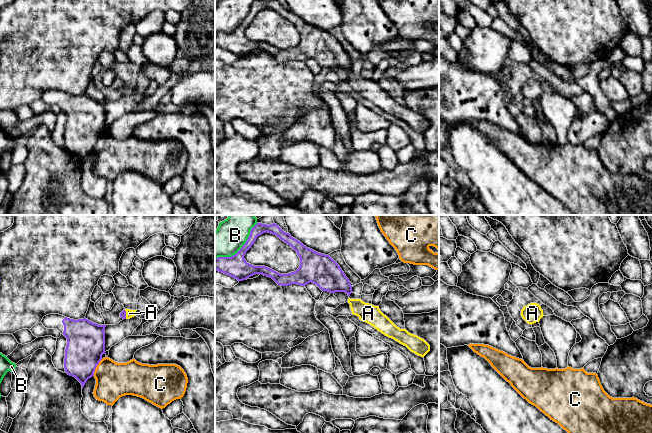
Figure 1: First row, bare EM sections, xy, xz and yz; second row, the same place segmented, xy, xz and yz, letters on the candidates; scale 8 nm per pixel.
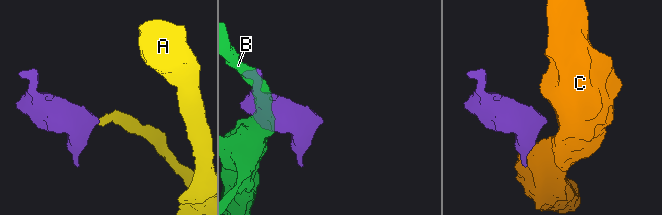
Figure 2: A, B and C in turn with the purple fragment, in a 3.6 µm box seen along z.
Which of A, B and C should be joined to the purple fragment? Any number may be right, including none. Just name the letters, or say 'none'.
A

